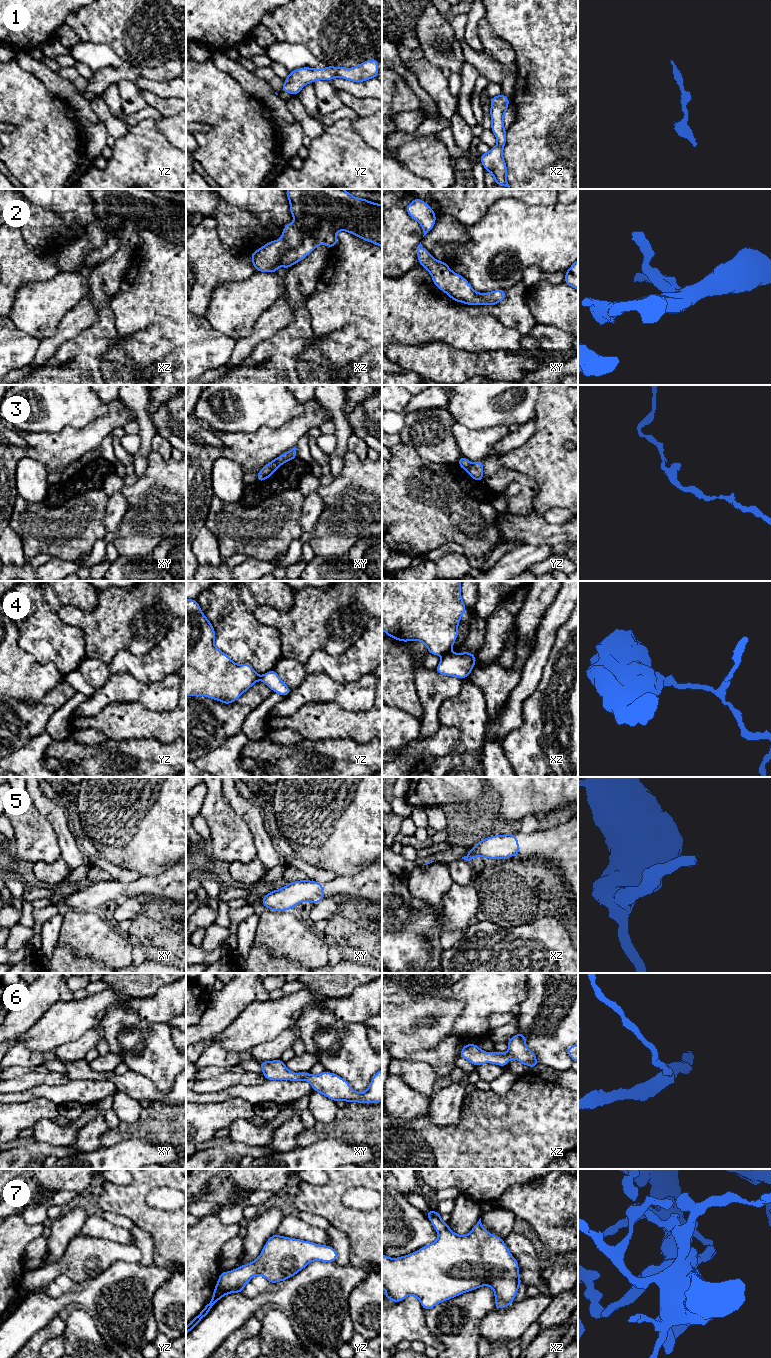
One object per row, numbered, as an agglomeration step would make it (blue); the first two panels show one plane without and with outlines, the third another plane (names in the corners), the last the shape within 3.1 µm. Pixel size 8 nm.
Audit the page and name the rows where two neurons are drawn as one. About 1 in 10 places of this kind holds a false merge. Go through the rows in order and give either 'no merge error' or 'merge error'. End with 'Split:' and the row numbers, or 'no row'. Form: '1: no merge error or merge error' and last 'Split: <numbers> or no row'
1: no merge error
2: no merge error
3: no merge error
4: merge error
5: no merge error
6: no merge error
7: no merge error
Split: 4

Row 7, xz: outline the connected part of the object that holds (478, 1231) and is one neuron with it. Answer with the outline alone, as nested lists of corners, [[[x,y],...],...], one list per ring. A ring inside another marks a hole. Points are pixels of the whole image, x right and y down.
[[[428,1210],[425,1214],[435,1228],[438,1239],[405,1256],[390,1258],[382,1254],[382,1287],[386,1290],[386,1294],[382,1296],[398,1303],[413,1295],[420,1301],[423,1309],[428,1311],[441,1302],[486,1285],[493,1289],[496,1310],[511,1305],[522,1281],[518,1261],[511,1255],[503,1238],[489,1233],[483,1227],[481,1218],[468,1235],[458,1235],[449,1228],[448,1223],[442,1221],[438,1211]]]

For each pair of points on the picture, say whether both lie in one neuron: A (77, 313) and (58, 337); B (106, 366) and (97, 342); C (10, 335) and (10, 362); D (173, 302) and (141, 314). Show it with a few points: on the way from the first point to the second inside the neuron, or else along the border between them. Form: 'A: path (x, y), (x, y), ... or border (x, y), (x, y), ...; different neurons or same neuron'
A: path (76, 319), (64, 331); same neuron
B: border (99, 361), (102, 374); different neurons
C: path (10, 342), (10, 355); same neuron
D: path (165, 302), (155, 304), (149, 310); same neuron

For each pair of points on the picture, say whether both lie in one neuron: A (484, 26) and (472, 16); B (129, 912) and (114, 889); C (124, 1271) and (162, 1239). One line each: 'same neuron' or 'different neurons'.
A: different neurons
B: different neurons
C: different neurons

